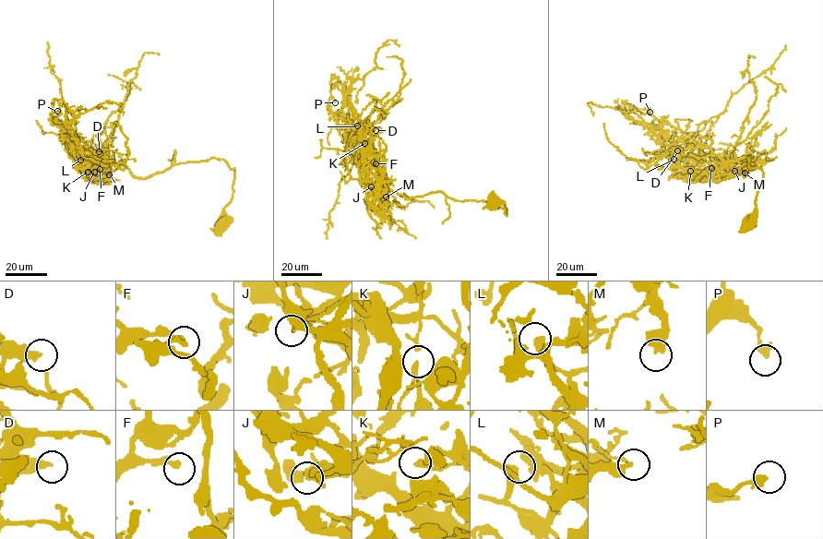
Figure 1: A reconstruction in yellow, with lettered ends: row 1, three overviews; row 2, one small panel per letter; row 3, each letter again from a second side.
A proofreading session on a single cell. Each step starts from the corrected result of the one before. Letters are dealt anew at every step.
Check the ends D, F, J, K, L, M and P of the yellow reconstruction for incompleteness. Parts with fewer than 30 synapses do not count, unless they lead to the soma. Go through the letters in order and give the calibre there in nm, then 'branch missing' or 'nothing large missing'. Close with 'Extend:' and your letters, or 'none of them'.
D: 400 nm thick; nothing large missing
F: 240 nm thick; nothing large missing
J: 420 nm thick; nothing large missing
K: 130 nm thick; nothing large missing
L: 360 nm thick; nothing large missing
M: 380 nm thick; branch missing
P: 360 nm thick; nothing large missing
Extend: M

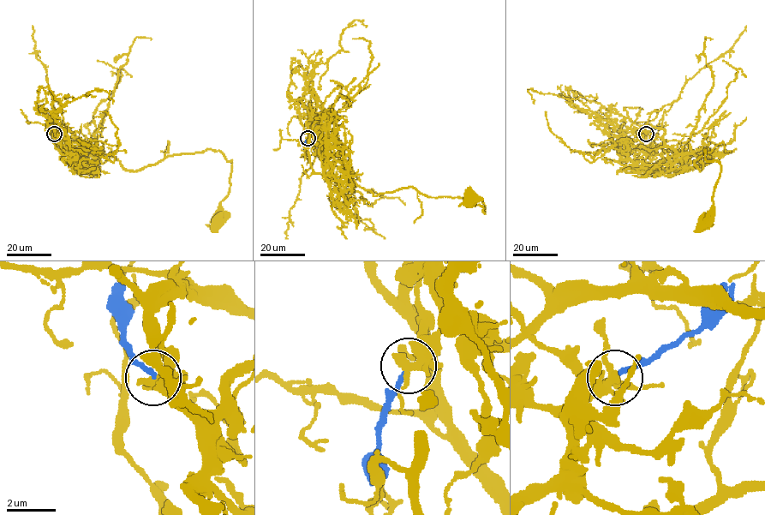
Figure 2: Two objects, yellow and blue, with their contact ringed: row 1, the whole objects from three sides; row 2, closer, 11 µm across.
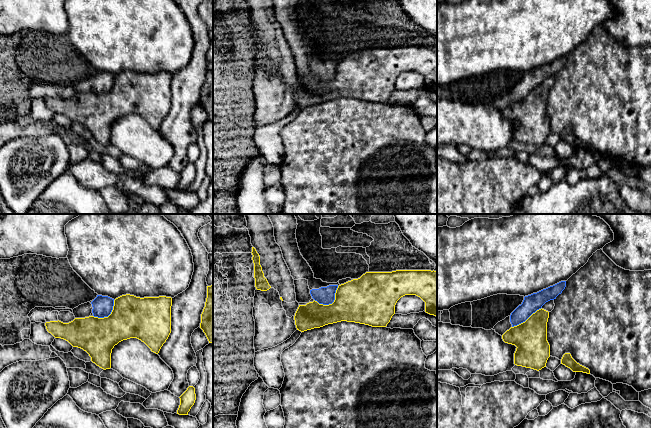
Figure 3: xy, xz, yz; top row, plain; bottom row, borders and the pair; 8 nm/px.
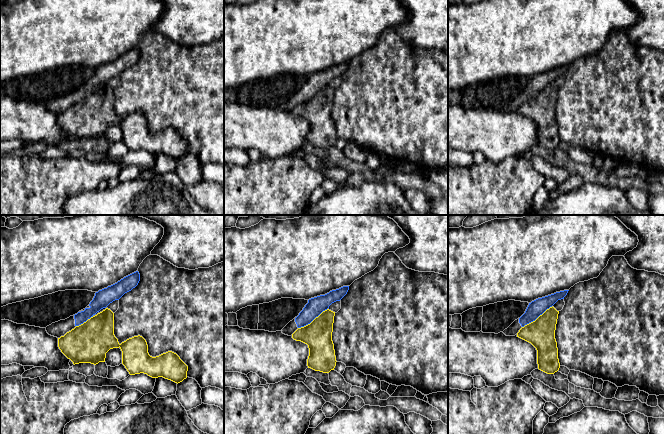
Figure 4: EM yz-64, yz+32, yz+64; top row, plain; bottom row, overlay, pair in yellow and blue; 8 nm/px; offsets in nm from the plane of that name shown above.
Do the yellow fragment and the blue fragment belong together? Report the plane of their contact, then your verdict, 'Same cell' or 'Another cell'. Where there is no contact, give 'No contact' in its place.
Touches yellow in xz. Another cell

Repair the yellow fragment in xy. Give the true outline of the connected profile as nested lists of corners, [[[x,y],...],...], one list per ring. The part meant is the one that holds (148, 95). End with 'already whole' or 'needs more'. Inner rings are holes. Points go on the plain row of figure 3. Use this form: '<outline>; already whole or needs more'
[[[126,70],[114,76],[113,86],[108,93],[75,94],[69,99],[59,96],[50,97],[46,98],[45,102],[55,114],[64,115],[73,123],[83,125],[89,130],[93,139],[106,146],[111,144],[112,125],[123,116],[137,114],[144,118],[152,128],[158,130],[171,109],[171,82],[171,73],[140,74]]]; already whole

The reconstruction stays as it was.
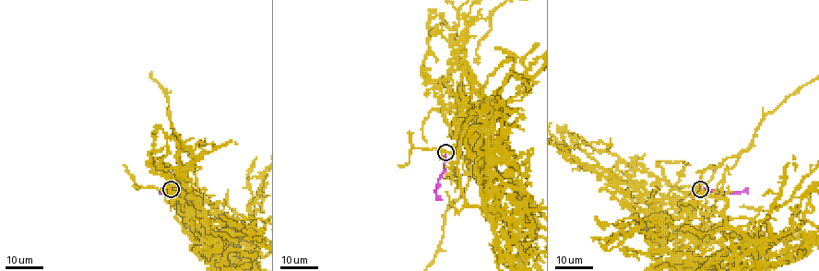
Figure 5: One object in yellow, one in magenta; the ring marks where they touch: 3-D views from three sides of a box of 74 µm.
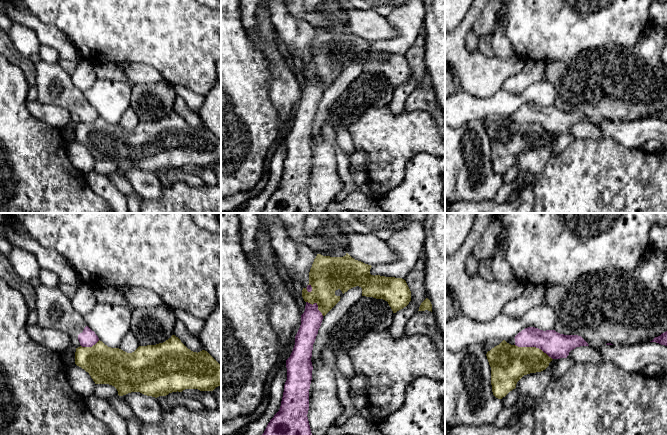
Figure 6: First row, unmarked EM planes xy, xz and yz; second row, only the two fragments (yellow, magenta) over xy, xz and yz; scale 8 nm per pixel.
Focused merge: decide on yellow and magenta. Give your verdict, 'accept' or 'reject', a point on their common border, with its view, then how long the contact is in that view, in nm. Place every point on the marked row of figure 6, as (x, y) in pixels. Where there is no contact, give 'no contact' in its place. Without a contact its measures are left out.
reject | yz (534, 347) | 320 nm

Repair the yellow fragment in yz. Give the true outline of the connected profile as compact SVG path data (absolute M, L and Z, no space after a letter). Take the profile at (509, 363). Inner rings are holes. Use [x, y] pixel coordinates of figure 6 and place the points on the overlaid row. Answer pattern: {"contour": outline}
{"contour": "M505 340L486 356L491 367L492 392L498 399L515 389L524 375L545 370L553 360L539 348L518 347Z"}

